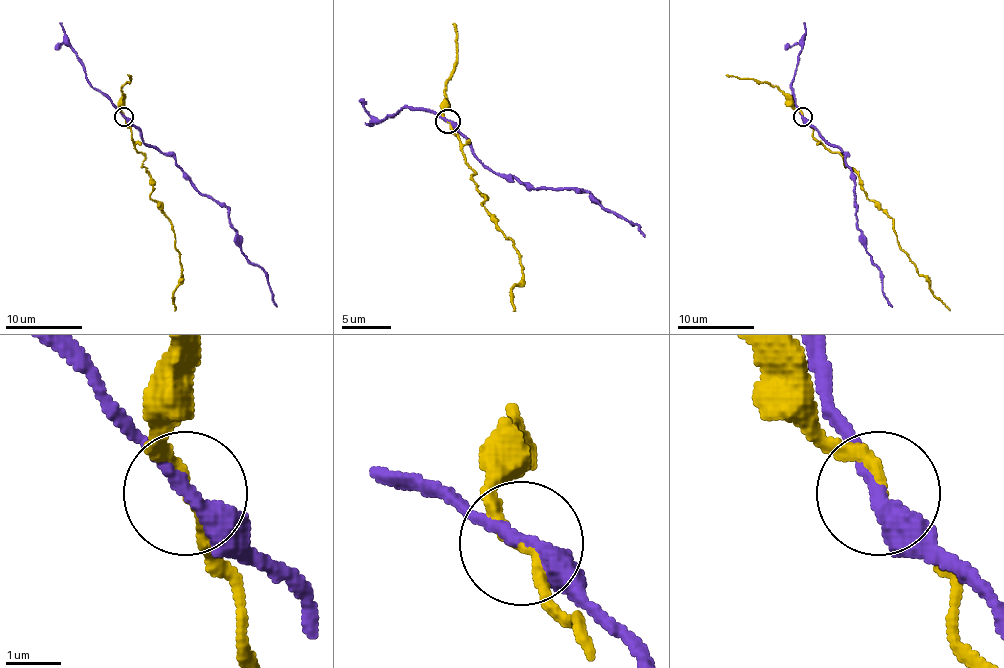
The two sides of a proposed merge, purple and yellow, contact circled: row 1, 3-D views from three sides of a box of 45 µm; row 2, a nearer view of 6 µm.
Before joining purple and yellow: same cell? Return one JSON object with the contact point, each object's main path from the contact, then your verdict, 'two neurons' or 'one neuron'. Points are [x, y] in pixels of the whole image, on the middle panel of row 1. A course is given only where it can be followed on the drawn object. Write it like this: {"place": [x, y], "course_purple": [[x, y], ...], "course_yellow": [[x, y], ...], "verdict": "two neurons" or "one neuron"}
{"place": [447, 121], "course_purple": [[447, 122], [496, 173], [513, 176], [533, 188], [582, 191], [639, 227], [644, 237]], "course_yellow": [[447, 122], [459, 136], [484, 195], [481, 205], [513, 242], [523, 272], [511, 291], [516, 311]], "verdict": "two neurons"}

